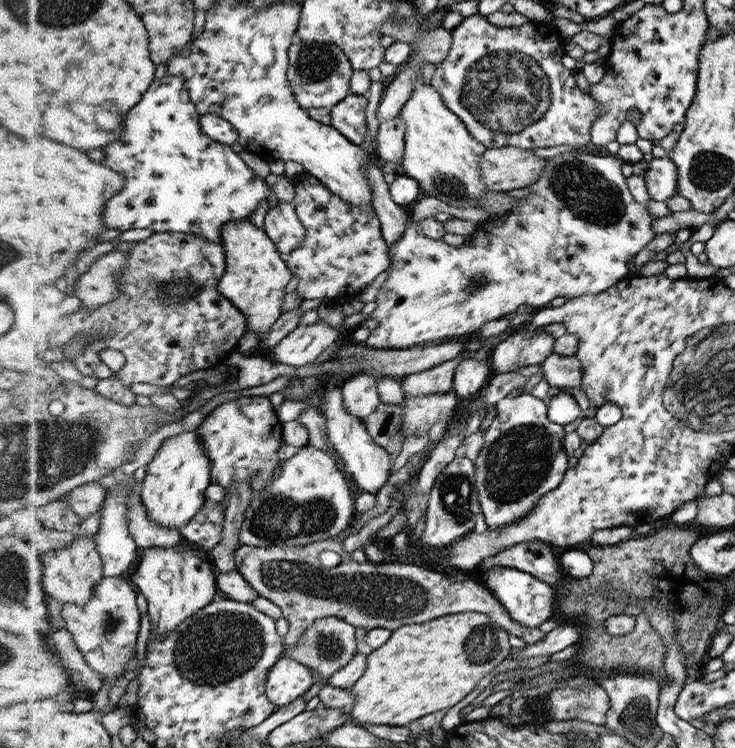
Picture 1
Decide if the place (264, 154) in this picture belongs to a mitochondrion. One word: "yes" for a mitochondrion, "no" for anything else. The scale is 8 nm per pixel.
no

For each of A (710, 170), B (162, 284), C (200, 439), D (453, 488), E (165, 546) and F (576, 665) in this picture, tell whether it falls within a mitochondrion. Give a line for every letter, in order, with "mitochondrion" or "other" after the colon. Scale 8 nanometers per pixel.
A: mitochondrion
B: mitochondrion
C: other
D: mitochondrion
E: other
F: other

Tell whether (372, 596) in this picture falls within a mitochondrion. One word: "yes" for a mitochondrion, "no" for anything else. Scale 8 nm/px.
yes

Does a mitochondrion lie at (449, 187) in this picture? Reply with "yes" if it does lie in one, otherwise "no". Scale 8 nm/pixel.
yes

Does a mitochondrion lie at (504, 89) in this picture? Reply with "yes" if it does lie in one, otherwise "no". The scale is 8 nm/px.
yes

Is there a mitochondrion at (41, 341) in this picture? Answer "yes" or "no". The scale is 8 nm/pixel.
no

